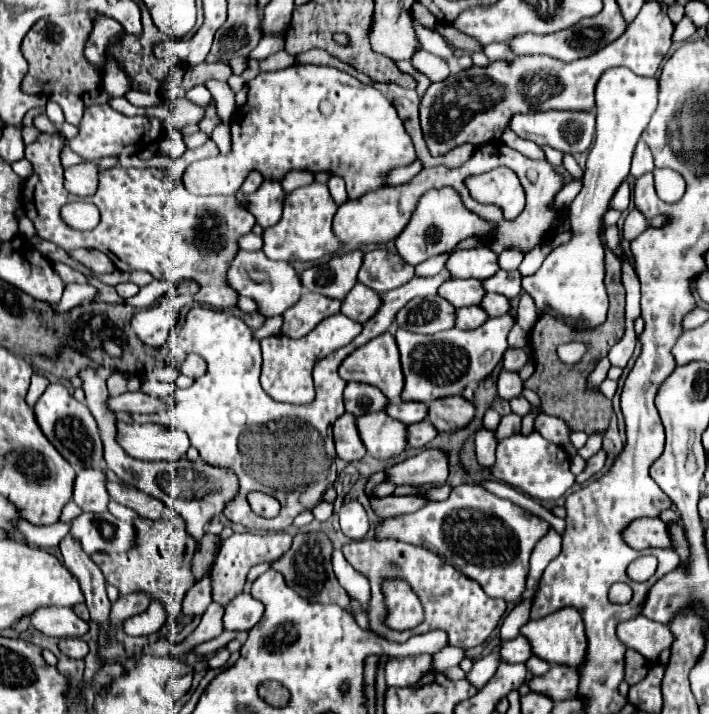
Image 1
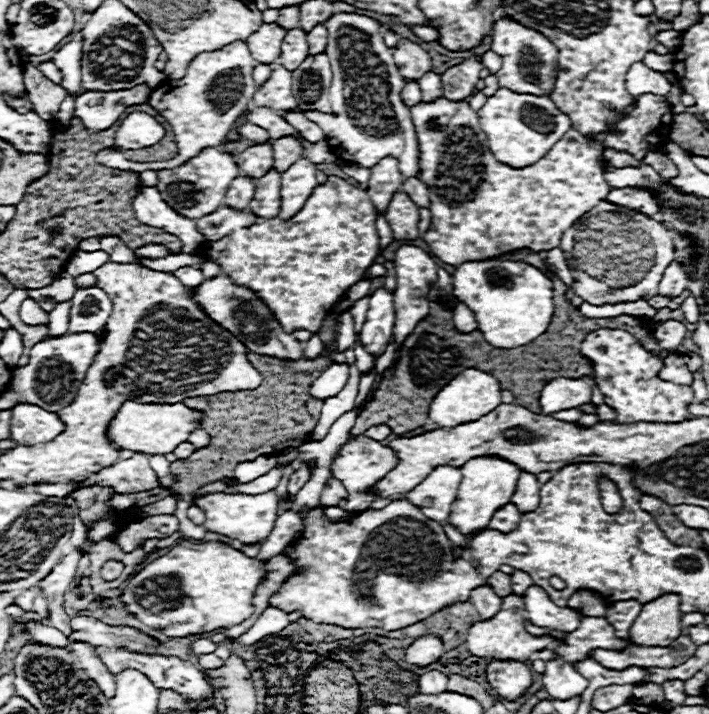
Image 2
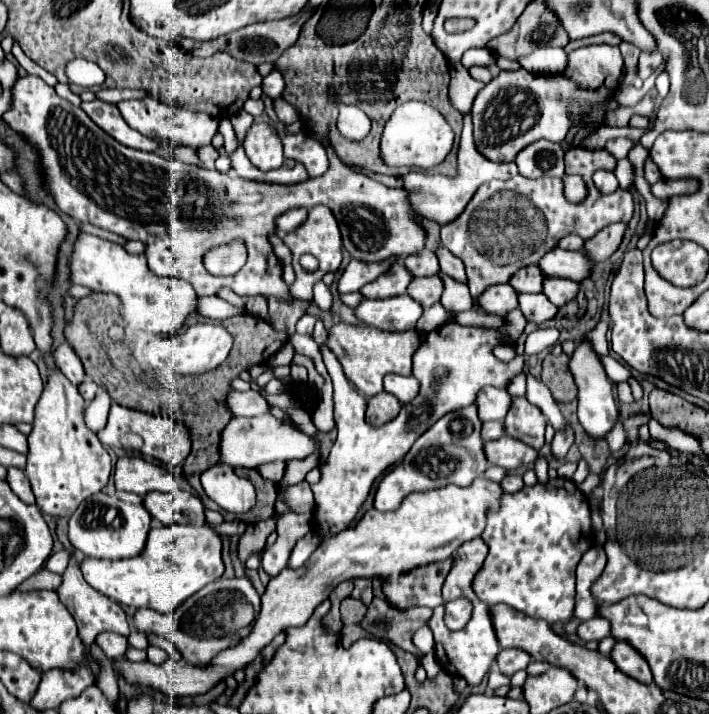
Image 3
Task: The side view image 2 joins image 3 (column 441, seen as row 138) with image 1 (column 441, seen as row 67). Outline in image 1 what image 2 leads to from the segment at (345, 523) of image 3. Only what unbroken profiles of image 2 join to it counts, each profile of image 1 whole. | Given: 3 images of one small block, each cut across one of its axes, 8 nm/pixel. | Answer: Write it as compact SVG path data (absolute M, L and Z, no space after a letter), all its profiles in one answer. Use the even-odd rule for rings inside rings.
M506 312L504 316L486 320L482 326L474 330L450 328L432 336L422 336L398 328L396 342L400 348L404 382L406 382L402 390L402 400L406 402L416 400L426 404L434 398L460 394L468 382L484 380L502 360L502 354L508 348L506 336L512 326L514 326L514 318L510 312Z

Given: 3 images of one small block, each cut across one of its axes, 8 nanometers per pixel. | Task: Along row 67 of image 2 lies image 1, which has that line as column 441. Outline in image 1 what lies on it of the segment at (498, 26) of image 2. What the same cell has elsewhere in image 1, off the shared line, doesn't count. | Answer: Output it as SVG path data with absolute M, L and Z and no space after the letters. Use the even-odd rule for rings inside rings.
M462 484L456 486L444 502L428 502L414 514L382 520L374 530L374 538L418 544L438 552L444 558L454 558L456 568L468 578L476 580L488 596L518 604L528 574L528 558L548 528L550 524L528 514L510 500L498 498L482 486ZM472 522L478 522L482 530L476 538L472 538L468 532Z

